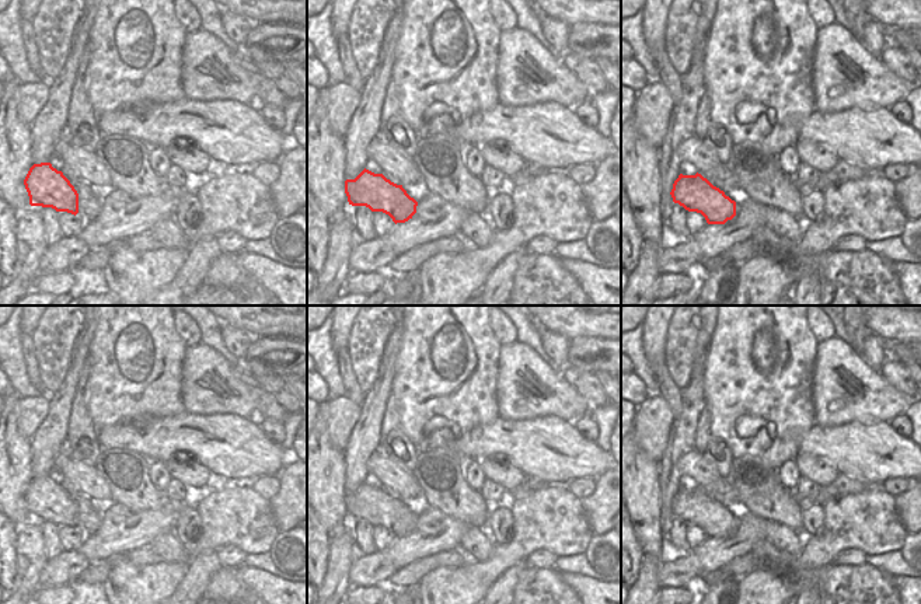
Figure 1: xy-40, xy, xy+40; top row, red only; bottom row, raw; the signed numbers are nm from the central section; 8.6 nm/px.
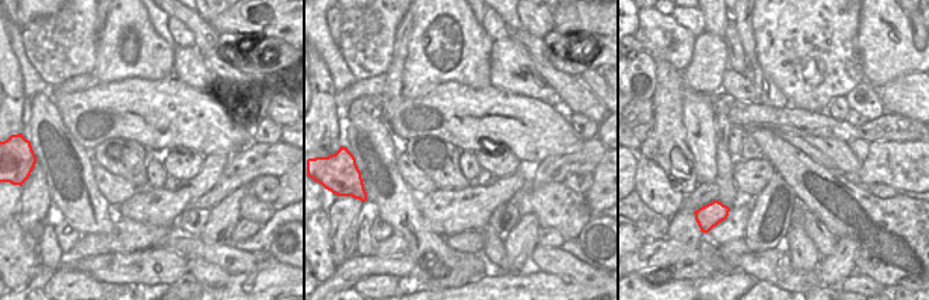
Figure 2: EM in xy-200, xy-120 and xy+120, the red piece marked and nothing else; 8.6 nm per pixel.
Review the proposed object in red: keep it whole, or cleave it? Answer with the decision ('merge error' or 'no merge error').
merge error

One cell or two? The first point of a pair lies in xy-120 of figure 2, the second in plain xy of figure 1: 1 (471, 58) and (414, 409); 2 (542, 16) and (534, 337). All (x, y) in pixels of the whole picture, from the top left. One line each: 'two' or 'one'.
1: two
2: two

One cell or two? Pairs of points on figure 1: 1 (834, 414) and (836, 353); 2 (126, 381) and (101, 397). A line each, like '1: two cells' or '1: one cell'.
1: one cell
2: two cells

